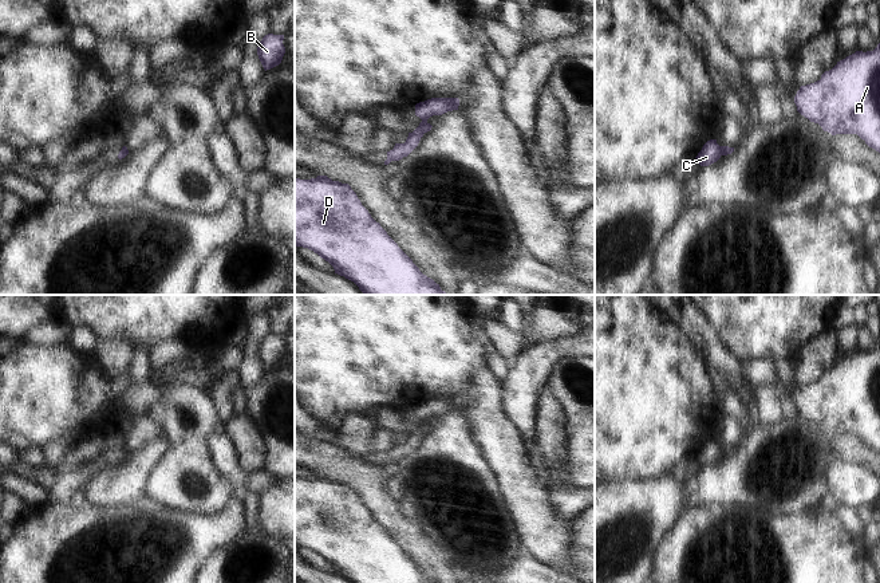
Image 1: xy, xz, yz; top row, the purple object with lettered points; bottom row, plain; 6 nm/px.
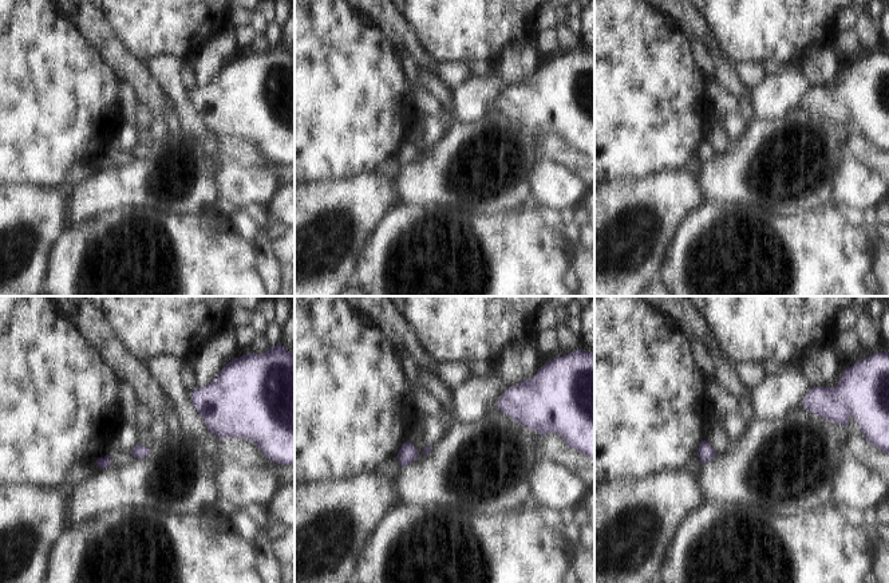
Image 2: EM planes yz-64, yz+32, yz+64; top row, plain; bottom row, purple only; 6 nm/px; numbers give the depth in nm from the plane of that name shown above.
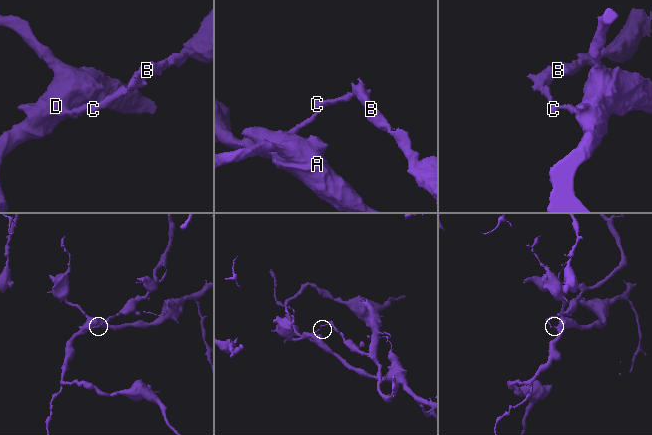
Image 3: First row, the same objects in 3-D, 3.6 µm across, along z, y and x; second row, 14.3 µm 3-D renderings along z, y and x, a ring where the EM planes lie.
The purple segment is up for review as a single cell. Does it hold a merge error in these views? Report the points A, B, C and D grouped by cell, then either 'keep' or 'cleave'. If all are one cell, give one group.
groups A D / B C; cleave

